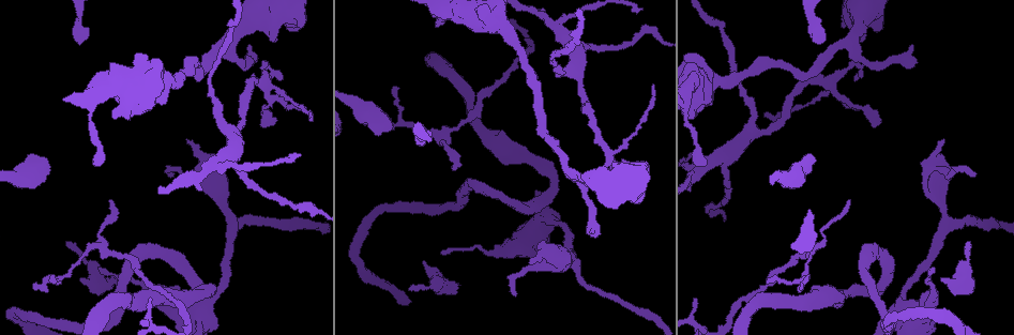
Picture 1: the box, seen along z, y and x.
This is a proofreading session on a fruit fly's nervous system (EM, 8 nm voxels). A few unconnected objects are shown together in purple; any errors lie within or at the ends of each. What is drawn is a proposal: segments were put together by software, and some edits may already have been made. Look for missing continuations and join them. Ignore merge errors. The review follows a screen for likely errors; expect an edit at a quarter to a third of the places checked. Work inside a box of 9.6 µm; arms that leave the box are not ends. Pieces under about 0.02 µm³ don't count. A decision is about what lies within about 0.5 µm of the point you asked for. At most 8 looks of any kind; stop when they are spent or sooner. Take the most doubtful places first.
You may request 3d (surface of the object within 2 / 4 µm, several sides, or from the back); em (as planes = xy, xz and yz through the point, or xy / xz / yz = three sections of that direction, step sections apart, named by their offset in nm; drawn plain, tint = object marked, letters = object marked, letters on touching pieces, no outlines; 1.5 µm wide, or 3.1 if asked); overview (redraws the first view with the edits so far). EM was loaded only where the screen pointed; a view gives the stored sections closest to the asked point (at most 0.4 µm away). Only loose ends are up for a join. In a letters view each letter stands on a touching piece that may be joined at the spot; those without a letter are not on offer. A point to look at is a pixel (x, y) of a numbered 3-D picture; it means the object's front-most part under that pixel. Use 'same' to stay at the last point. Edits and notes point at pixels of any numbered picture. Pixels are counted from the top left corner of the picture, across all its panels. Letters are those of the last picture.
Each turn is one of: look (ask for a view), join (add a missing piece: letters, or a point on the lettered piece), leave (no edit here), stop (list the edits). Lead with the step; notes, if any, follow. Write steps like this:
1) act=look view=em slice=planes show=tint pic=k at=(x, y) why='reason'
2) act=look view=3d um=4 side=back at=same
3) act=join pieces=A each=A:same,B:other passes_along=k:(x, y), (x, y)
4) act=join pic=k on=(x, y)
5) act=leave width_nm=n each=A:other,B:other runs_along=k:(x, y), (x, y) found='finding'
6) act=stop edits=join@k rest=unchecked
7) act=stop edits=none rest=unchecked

act=look view=3d um=2 pic=1 at=(516, 293) why='free end'

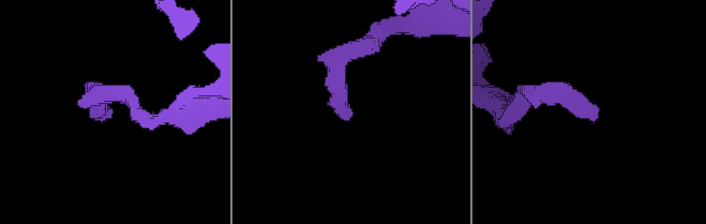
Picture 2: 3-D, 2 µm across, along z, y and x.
act=look view=em slice=planes show=letters pic=2 at=(108, 114) why='now the EM'

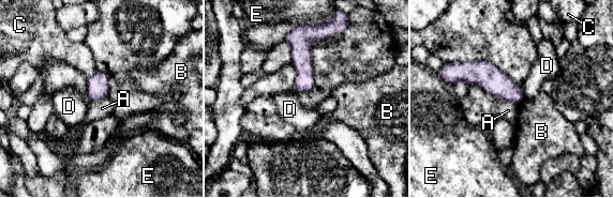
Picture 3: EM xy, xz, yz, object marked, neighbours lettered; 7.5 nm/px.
act=leave each=A:other,B:other,C:other,D:other,E:other border=3:(523, 100), (518, 105) found='no lettered piece goes on from it'

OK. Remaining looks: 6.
act=look view=3d um=2 side=back pic=1 at=(703, 166) why='an open end'

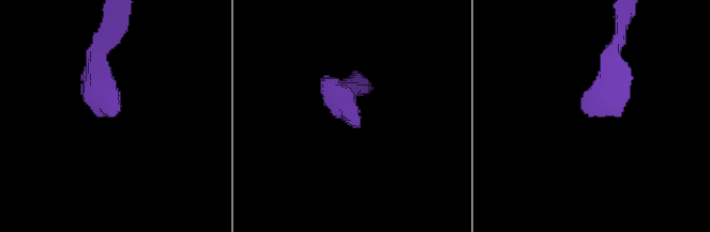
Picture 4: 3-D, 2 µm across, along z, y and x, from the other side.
act=look view=em slice=xz step=8 show=plain pic=4 at=(113, 113) why='shape alone is not enough'

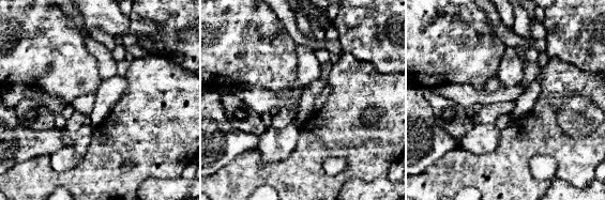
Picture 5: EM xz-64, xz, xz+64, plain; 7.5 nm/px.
act=look view=em slice=xz step=8 show=letters at=same

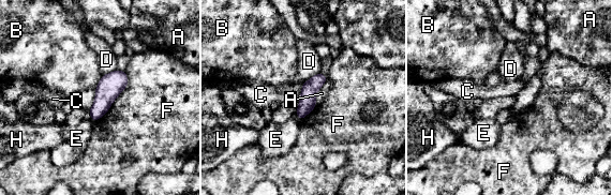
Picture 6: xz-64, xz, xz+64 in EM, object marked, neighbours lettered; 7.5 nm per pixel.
act=leave each=A:other,B:other,C:other,D:other,E:other,F:other,H:other runs_along=6:(322, 77), (309, 90), (300, 115) found='no lettered piece goes on from it'

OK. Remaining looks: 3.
act=look view=em slice=yz step=8 show=tint pic=1 at=(371, 129) why='free end'

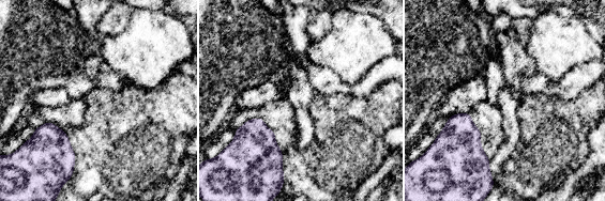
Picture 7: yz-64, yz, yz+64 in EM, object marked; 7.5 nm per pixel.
act=look view=em slice=planes show=letters at=same

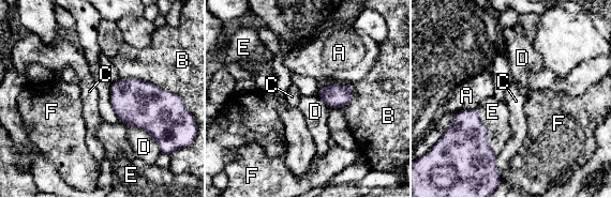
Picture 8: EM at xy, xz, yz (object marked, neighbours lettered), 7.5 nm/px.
act=leave each=A:other,B:other,C:other,D:other,E:other,F:other border=8:(120, 120), (146, 131), (161, 151) found='no lettered piece goes on from it'

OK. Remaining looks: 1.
act=stop edits=none rest=unchecked

